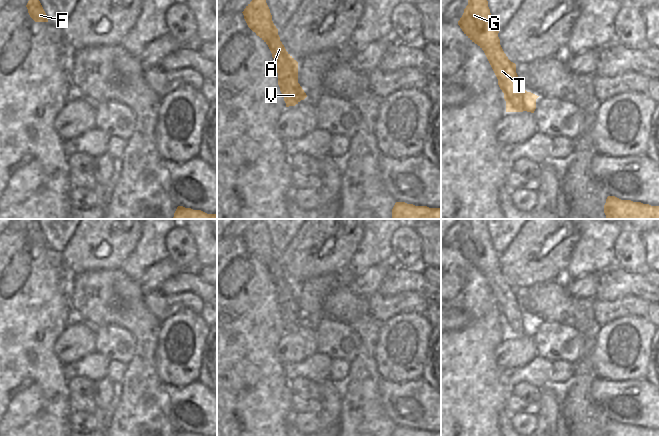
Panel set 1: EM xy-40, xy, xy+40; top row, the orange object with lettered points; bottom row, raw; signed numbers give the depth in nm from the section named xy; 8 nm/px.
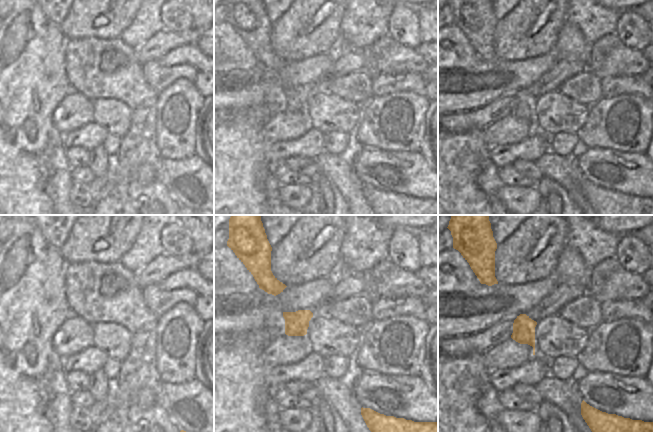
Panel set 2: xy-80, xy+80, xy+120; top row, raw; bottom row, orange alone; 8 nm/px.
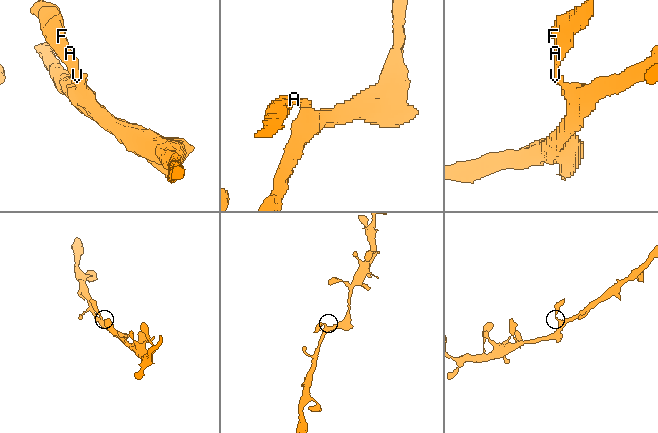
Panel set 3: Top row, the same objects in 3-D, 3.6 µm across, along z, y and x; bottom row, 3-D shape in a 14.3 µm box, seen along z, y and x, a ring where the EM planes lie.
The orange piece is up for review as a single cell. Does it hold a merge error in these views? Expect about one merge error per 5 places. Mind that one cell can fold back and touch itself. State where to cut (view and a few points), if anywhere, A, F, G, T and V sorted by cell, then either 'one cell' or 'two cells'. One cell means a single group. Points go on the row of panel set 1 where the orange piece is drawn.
no cut; A F G T V; one cell

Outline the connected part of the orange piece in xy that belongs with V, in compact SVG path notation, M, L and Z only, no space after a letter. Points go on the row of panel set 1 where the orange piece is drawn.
M252 0L242 13L248 27L268 45L272 53L286 107L295 106L307 97L298 83L298 62L280 41L266 0Z

